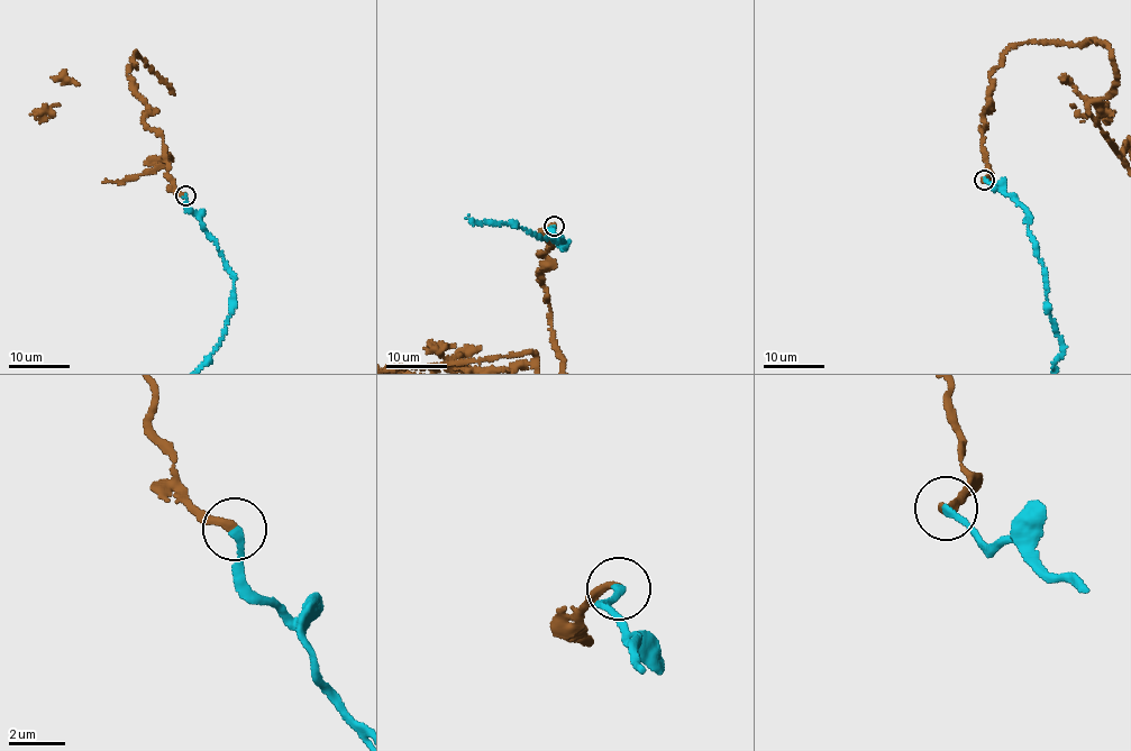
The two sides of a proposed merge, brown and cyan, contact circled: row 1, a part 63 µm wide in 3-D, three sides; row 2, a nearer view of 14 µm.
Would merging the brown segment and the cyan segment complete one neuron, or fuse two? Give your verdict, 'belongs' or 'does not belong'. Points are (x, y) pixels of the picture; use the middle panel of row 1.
belongs

